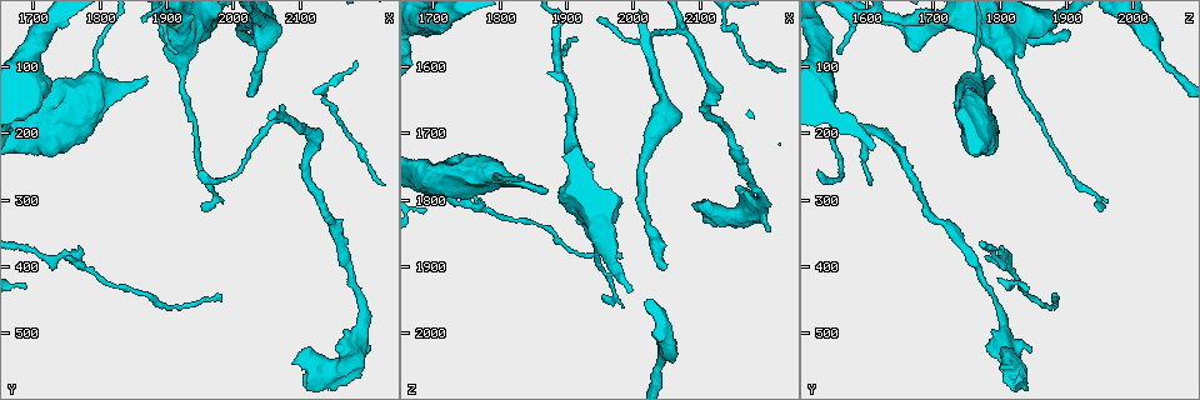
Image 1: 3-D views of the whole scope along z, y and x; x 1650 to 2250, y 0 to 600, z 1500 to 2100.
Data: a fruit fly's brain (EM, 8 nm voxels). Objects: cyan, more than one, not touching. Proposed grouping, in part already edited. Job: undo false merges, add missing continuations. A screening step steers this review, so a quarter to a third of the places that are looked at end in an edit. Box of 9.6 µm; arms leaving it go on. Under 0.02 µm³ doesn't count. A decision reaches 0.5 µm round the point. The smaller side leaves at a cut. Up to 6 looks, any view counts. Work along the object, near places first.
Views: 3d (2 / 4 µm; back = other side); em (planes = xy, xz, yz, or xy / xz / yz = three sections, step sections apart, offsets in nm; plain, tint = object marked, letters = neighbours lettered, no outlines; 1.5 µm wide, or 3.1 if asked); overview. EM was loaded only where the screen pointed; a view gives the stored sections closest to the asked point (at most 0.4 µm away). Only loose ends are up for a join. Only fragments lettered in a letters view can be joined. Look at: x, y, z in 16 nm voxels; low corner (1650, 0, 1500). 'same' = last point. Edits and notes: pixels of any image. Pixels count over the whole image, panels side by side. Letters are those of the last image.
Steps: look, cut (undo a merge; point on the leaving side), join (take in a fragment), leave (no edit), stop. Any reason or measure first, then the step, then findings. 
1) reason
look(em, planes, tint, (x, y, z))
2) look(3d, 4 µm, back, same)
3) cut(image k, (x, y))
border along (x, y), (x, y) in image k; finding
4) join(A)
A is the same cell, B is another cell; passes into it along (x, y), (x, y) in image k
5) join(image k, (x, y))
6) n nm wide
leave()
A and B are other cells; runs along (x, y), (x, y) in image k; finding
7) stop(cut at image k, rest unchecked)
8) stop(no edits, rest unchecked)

end of a long branch
look(em, planes, plain, (2050, 45, 1905))

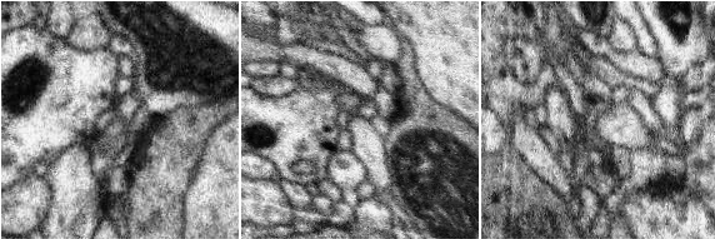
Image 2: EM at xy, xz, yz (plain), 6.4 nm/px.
look(em, planes, letters, same)

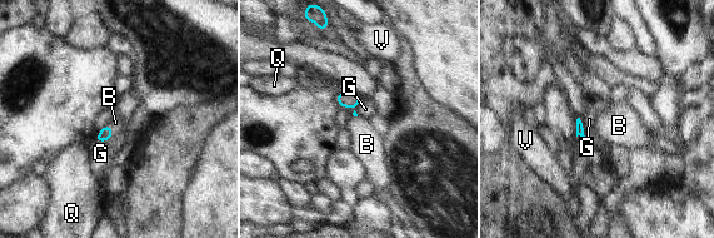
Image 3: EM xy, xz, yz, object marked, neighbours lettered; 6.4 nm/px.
join(B)
B is the same cell, G, Q and V are other cells; it goes on there

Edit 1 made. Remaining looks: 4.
see it whole again
look(overview)

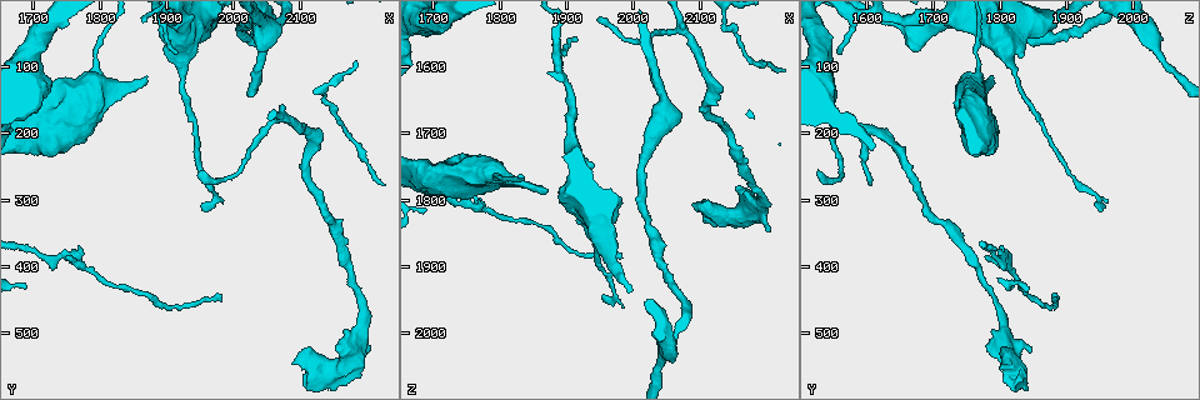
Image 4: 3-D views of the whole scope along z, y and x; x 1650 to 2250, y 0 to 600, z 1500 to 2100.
branch stops here
look(em, planes, letters, (1870, 115, 1790))

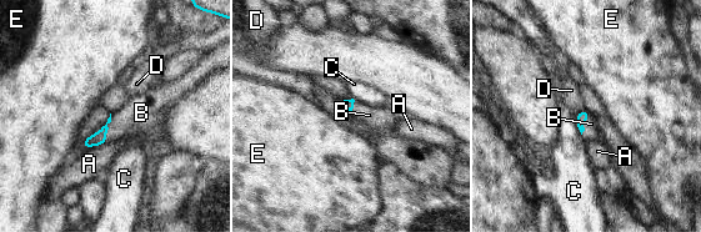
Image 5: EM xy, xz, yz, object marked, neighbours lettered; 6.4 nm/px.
join(B)
B is the same cell, A, C, D and E are other cells; it goes on there

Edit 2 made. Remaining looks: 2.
thin end
look(em, planes, letters, (1955, 315, 1950))

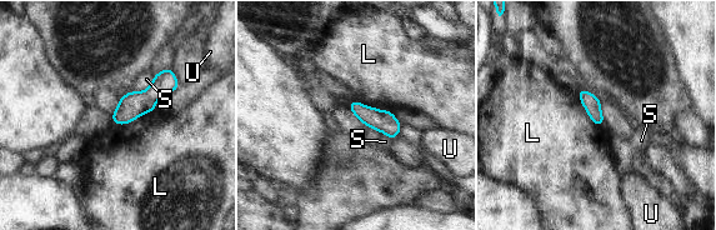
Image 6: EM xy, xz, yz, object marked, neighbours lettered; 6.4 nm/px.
110 nm wide
leave()
L, S and U are other cells; runs along (173, 76), (145, 101), (115, 118) in image 6; none of them fits

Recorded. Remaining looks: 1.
stop(join at image 3, join at image 5, rest unchecked)

